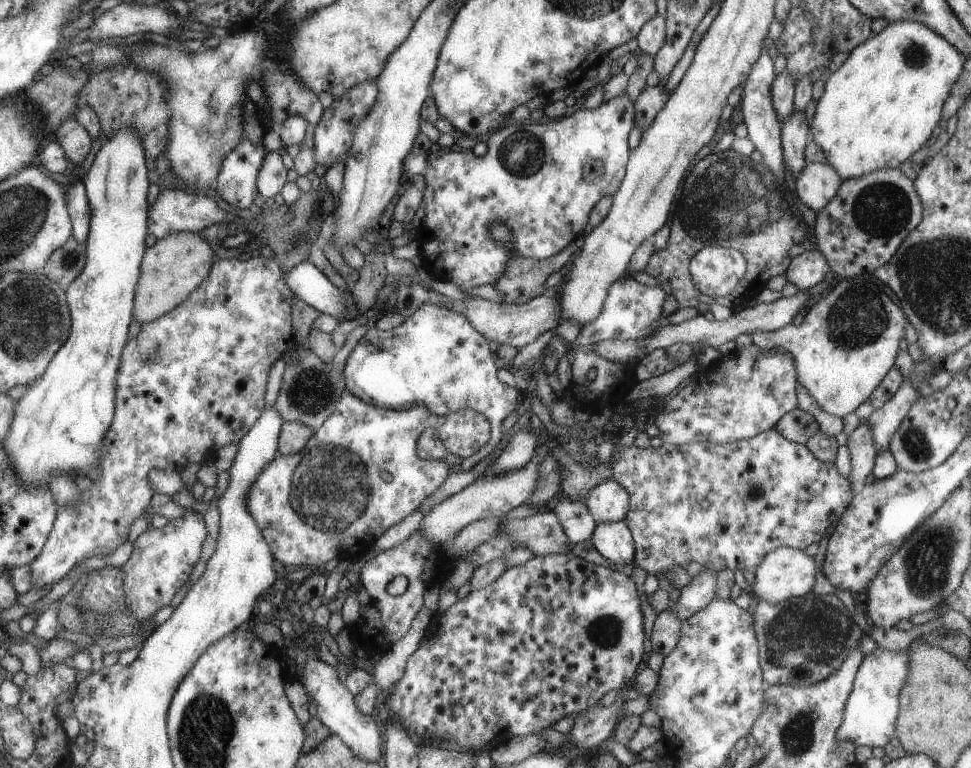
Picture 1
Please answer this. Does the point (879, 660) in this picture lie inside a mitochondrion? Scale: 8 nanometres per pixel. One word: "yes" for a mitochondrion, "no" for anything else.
no

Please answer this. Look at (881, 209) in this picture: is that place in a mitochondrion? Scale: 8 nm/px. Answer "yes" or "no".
yes

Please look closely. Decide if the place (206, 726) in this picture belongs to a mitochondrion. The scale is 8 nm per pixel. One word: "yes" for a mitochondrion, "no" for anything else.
yes

